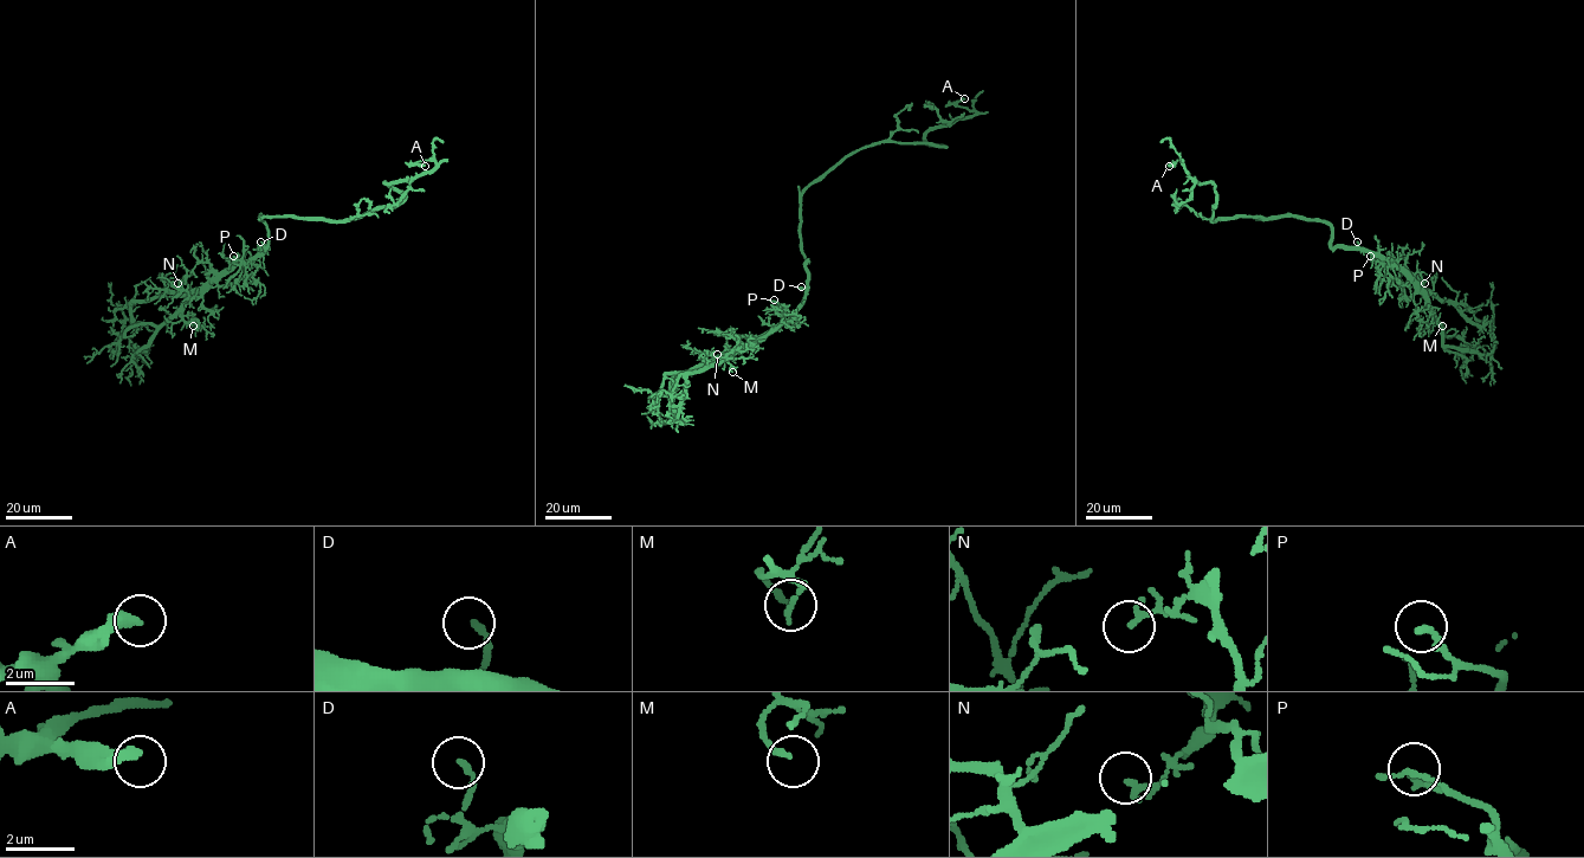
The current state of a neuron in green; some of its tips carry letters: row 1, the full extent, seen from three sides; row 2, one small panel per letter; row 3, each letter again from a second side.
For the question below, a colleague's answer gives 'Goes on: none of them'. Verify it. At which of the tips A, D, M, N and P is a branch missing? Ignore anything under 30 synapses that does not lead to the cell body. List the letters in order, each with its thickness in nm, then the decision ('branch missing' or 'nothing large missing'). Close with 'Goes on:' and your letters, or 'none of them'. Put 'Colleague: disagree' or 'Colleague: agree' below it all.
A: 300 nm | nothing large missing
D: 170 nm | nothing large missing
M: 160 nm | nothing large missing
N: 120 nm | nothing large missing
P: 180 nm | nothing large missing
Goes on: none of them
Colleague: agree

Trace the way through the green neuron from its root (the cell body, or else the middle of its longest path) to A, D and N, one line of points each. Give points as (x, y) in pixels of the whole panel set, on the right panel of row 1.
A: (1314, 220), (1291, 215), (1213, 220), (1214, 185), (1195, 181), (1181, 161), (1169, 166)
D: (1314, 220), (1324, 220), (1330, 226), (1332, 247), (1358, 249), (1357, 242)
N: (1314, 220), (1324, 220), (1330, 226), (1332, 247), (1378, 252), (1421, 290), (1420, 282), (1424, 283)

